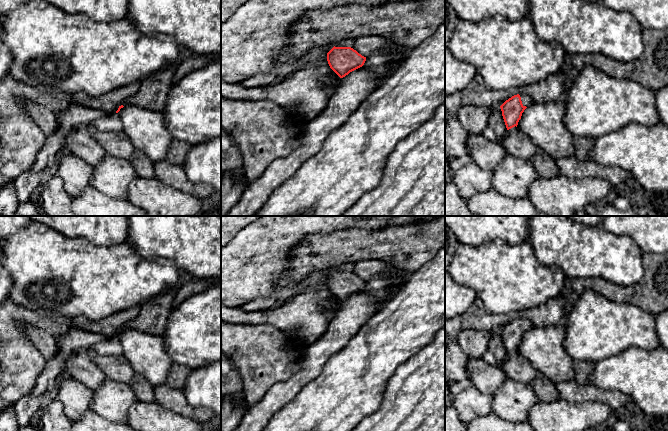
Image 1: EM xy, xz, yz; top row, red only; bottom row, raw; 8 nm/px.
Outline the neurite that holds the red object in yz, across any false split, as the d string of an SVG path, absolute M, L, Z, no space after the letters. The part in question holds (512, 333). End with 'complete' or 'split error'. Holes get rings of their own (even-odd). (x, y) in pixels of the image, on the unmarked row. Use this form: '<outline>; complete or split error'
M517 318L506 324L501 330L502 340L507 354L517 351L524 334L533 328L530 320Z; split error

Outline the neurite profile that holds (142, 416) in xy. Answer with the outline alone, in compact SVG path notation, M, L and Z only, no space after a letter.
M135 402L129 409L126 424L136 431L201 431L202 423L176 414L157 402Z

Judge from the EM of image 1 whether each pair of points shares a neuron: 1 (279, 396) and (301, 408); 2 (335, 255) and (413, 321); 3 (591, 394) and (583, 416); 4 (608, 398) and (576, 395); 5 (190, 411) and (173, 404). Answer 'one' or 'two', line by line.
1: two
2: two
3: two
4: one
5: one

